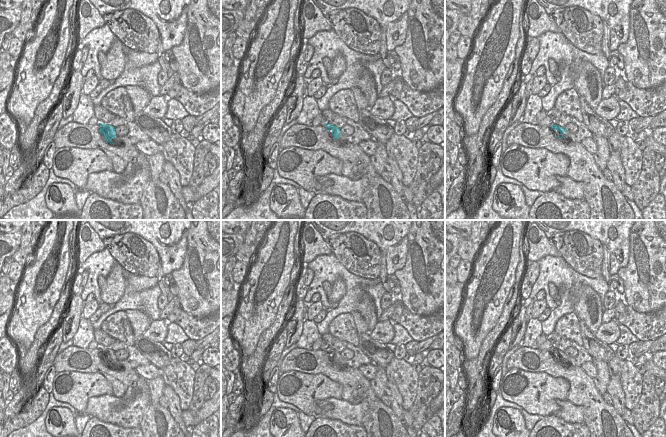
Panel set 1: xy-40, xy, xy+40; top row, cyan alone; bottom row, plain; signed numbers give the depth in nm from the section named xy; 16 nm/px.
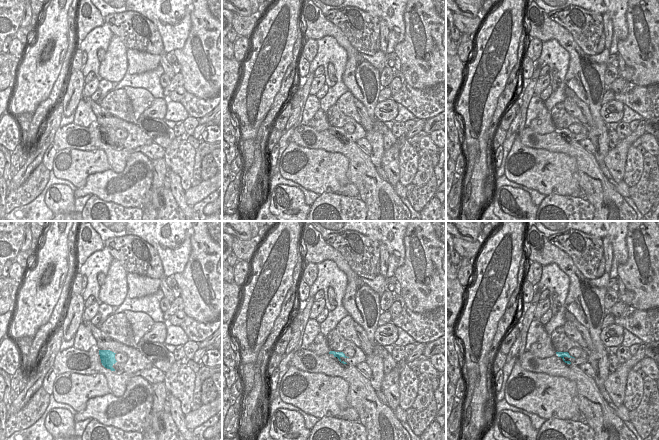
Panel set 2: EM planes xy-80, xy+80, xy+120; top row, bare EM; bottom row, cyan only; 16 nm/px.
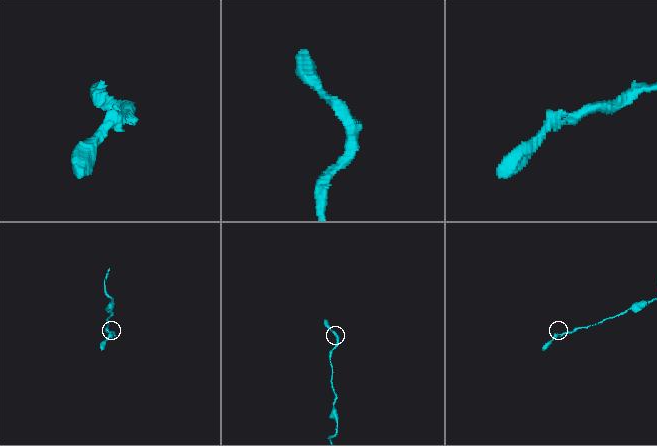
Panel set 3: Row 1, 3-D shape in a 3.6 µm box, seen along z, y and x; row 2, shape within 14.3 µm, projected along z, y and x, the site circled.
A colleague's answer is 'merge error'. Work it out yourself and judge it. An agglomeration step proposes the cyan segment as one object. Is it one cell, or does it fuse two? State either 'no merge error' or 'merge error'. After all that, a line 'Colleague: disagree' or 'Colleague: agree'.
no merge error
Colleague: disagree

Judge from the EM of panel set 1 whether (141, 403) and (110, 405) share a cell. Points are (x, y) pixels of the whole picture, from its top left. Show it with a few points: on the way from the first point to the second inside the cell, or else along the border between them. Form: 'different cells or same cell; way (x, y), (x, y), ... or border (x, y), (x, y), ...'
same cell; way (133, 405), (130, 408), (118, 408)

